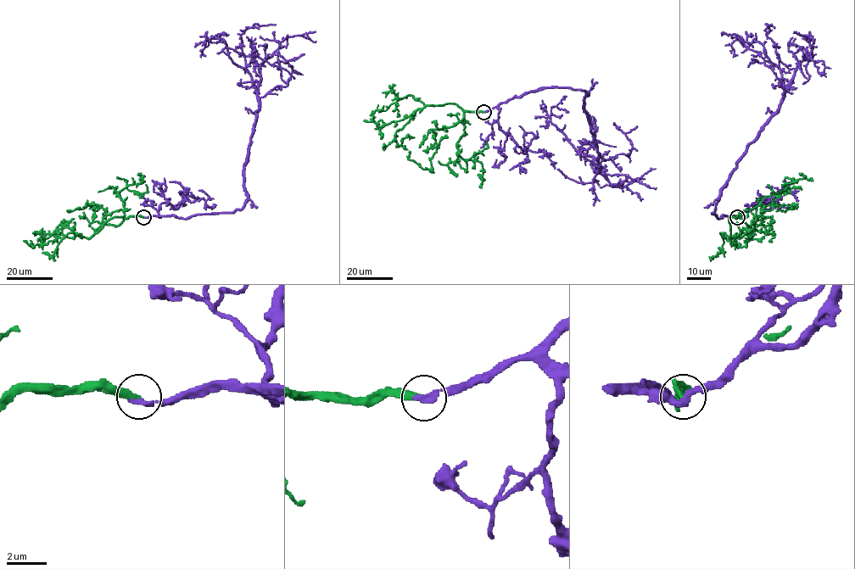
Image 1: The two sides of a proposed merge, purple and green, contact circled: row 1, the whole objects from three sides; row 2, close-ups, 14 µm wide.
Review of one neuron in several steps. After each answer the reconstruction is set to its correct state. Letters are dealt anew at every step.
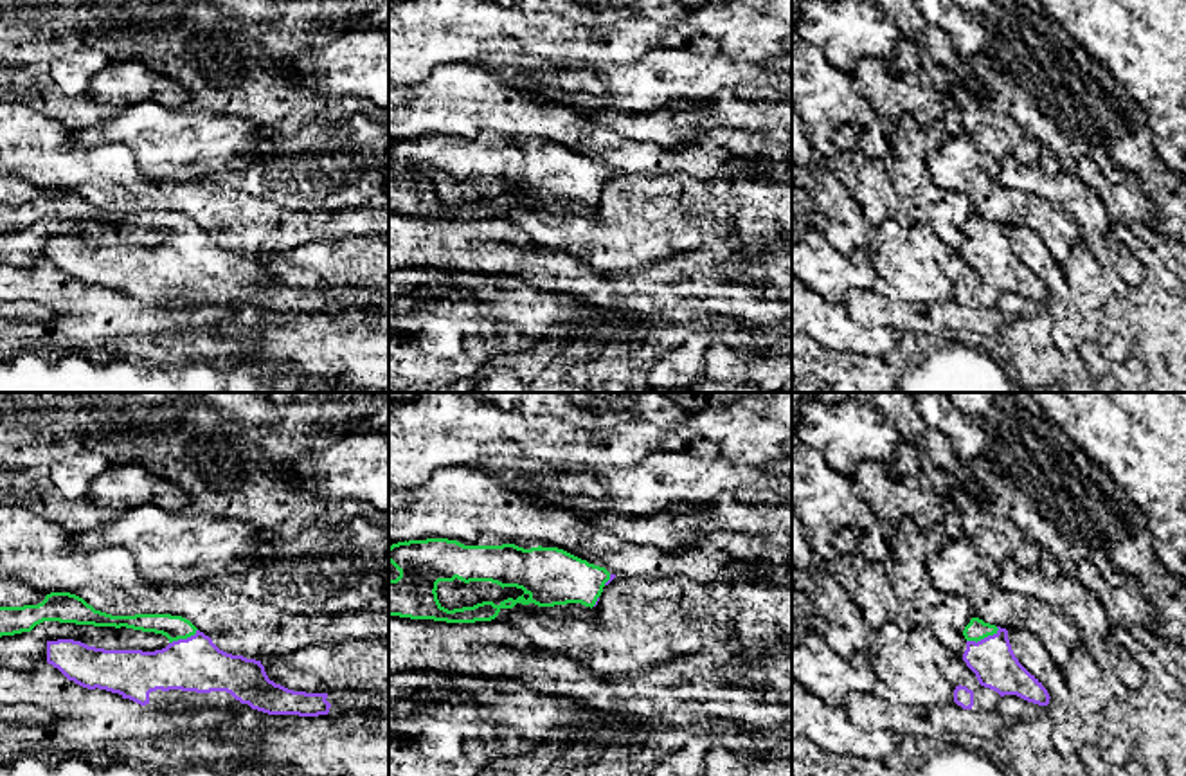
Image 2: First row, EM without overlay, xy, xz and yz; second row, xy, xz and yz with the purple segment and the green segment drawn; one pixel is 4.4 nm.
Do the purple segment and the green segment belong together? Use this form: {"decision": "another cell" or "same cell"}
{"decision": "same cell"}

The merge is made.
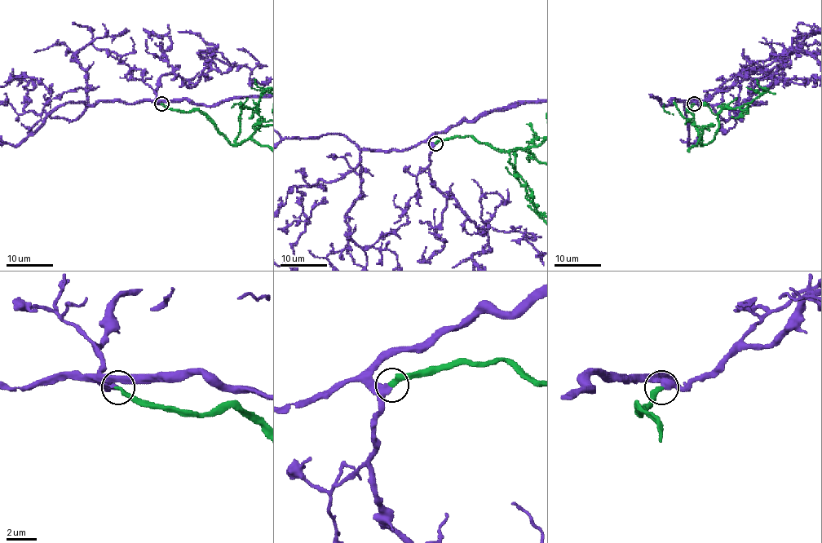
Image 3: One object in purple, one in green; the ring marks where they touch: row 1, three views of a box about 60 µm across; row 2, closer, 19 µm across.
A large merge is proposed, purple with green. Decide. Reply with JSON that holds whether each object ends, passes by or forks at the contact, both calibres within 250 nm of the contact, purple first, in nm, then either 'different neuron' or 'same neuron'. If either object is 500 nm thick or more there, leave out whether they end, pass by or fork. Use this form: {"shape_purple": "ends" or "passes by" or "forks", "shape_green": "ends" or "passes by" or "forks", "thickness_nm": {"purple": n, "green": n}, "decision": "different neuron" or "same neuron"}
{"shape_purple": "passes by", "shape_green": "ends", "thickness_nm": {"purple": 340, "green": 320}, "decision": "same neuron"}

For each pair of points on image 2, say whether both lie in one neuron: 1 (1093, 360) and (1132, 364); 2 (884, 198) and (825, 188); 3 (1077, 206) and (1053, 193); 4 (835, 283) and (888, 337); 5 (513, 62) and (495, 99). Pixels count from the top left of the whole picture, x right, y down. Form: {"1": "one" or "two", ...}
{"1": "one", "2": "two", "3": "one", "4": "two", "5": "two"}

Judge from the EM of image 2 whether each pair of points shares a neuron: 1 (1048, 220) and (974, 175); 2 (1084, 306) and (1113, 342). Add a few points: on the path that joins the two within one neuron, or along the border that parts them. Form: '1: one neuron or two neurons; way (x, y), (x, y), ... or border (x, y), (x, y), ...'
1: one neuron; way (1030, 211), (1008, 207), (992, 193)
2: one neuron; way (1084, 317), (1084, 324), (1102, 341)

